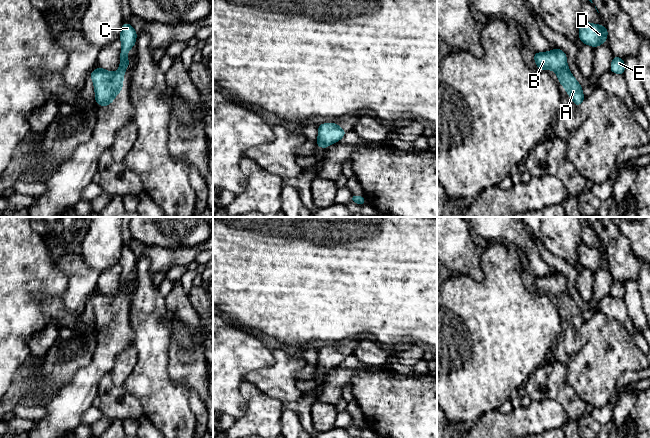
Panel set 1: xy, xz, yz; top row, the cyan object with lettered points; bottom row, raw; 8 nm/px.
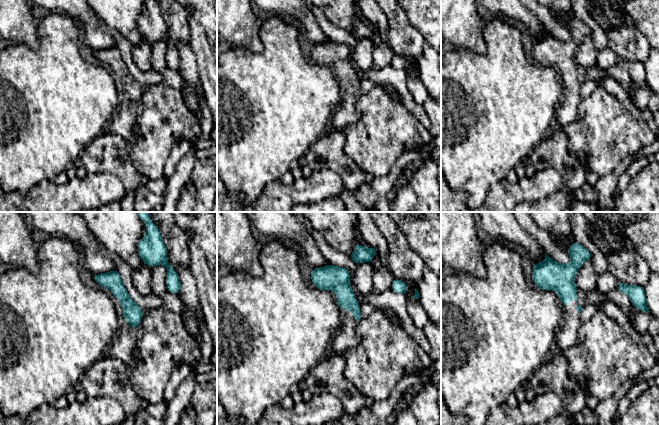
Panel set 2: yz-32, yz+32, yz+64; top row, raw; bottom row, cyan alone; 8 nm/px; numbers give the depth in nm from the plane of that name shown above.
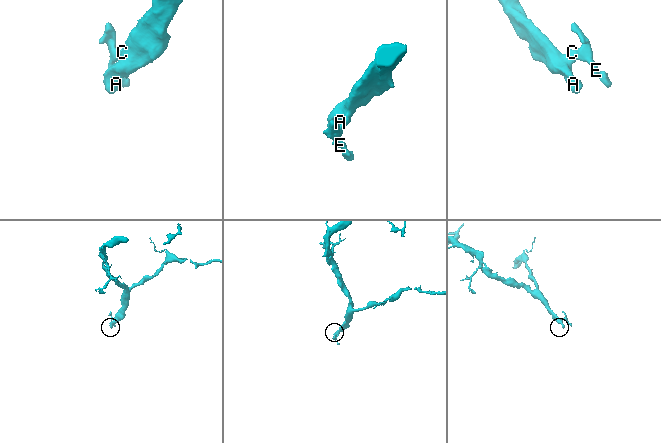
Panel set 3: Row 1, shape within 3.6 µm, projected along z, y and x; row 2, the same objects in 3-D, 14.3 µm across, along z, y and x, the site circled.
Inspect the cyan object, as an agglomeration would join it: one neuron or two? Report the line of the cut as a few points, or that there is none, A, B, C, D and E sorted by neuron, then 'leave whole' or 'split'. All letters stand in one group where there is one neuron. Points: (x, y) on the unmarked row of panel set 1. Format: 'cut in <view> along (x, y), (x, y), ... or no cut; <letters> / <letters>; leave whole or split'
no cut; A B C D E; leave whole

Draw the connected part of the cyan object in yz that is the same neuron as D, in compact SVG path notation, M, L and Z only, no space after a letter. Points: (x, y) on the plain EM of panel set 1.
M582 245L579 248L579 263L583 268L598 271L607 264L608 255L605 250Z

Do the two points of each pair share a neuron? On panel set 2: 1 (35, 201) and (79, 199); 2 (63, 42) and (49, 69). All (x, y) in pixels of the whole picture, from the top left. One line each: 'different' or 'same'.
1: same
2: same

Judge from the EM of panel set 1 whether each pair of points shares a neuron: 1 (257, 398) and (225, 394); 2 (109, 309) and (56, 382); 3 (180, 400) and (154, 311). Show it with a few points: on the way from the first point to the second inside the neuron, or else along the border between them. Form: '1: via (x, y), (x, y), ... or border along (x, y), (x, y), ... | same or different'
1: border along (245, 379), (240, 394), (247, 410), (236, 418) | different
2: border along (98, 342), (92, 359), (88, 364) | different
3: via (158, 378), (154, 374), (154, 333) | same

